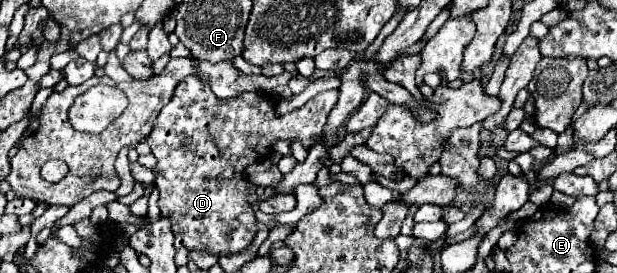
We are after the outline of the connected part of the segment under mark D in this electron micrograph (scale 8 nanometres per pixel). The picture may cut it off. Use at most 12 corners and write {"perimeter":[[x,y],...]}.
{"perimeter":[[185,77],[145,139],[175,249],[253,241],[243,171],[305,149],[339,91],[277,117]]}

